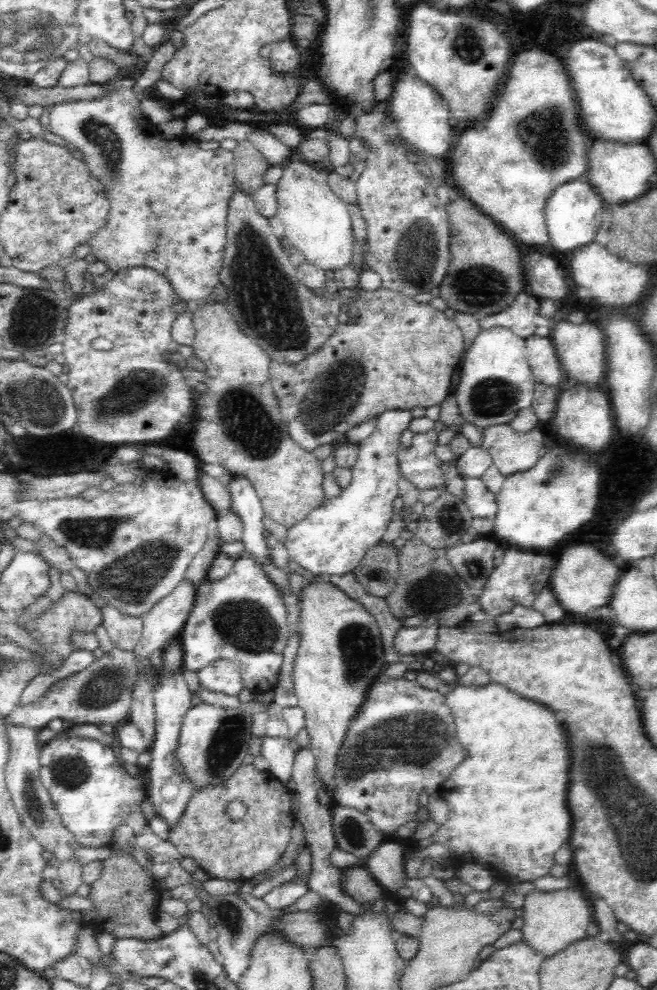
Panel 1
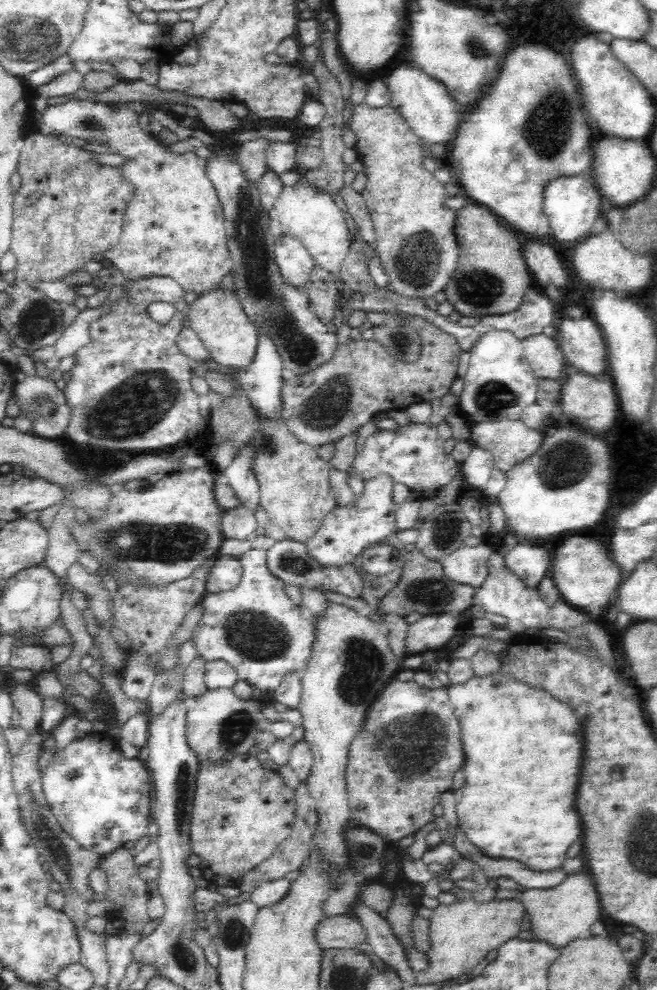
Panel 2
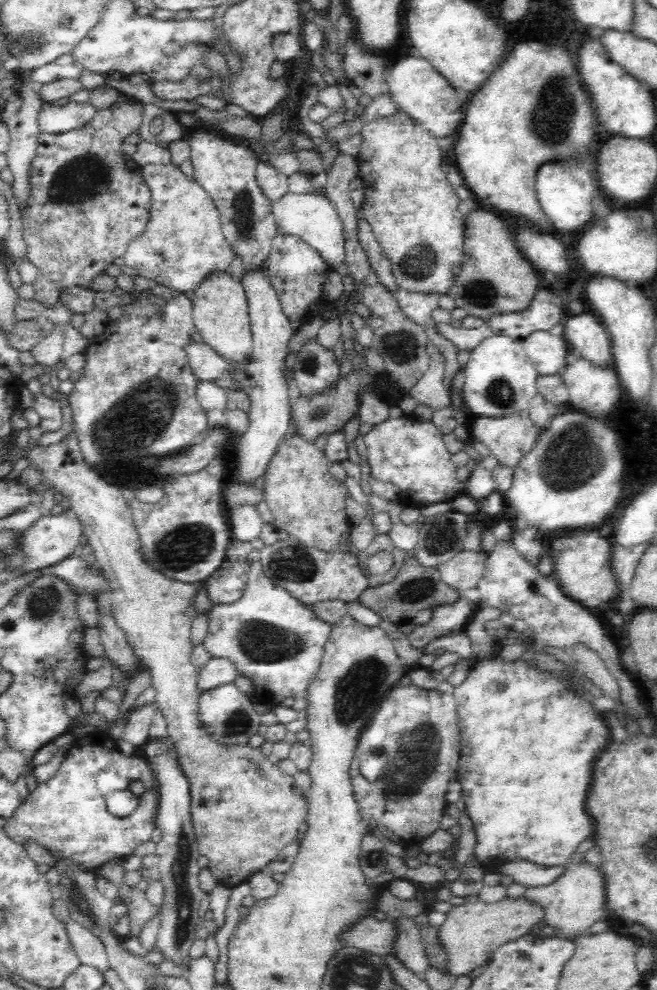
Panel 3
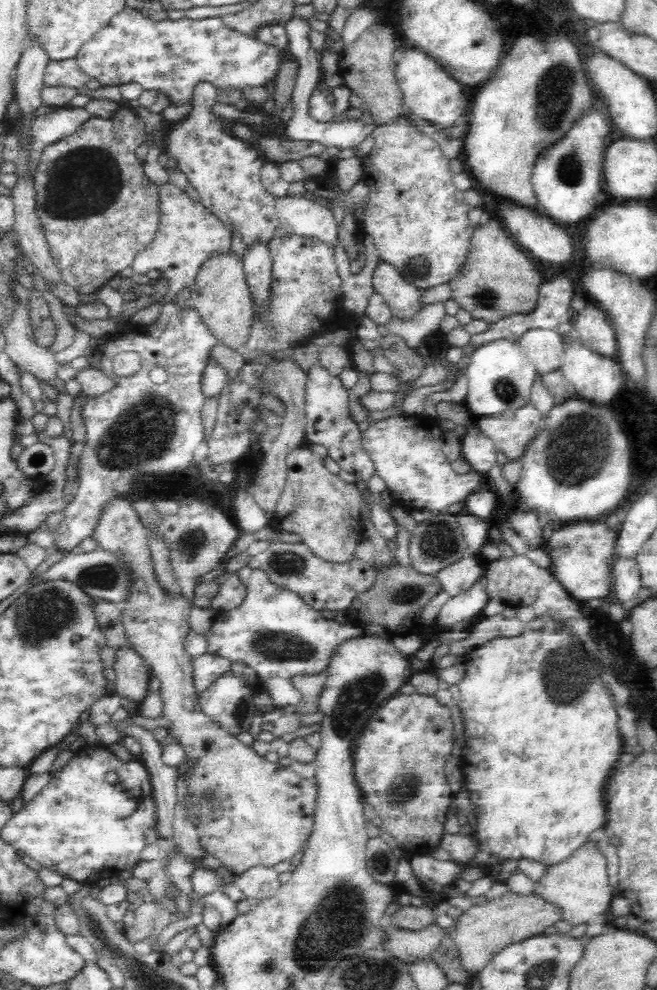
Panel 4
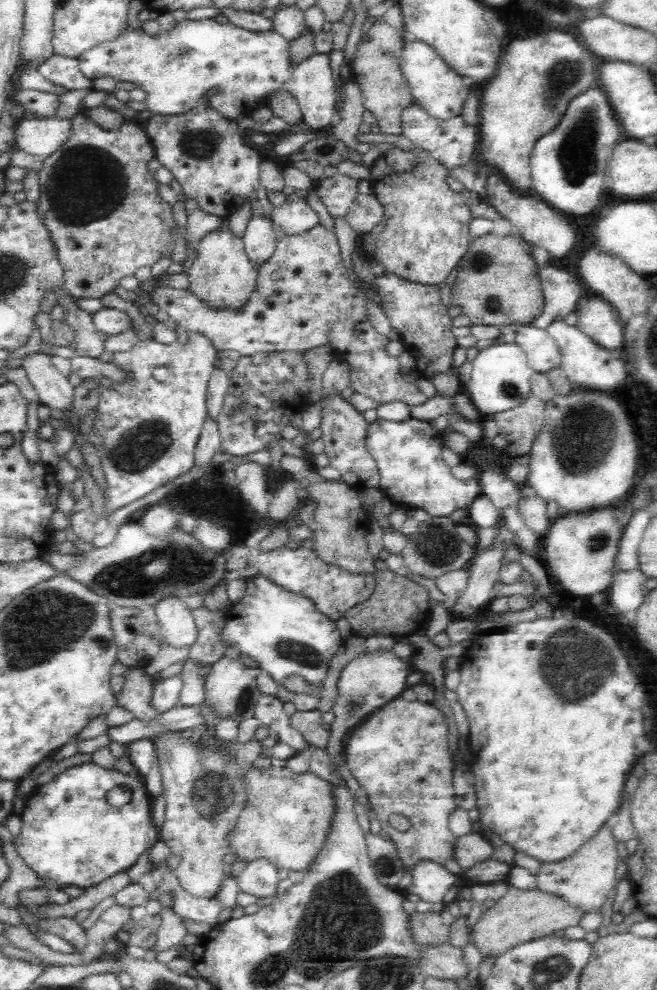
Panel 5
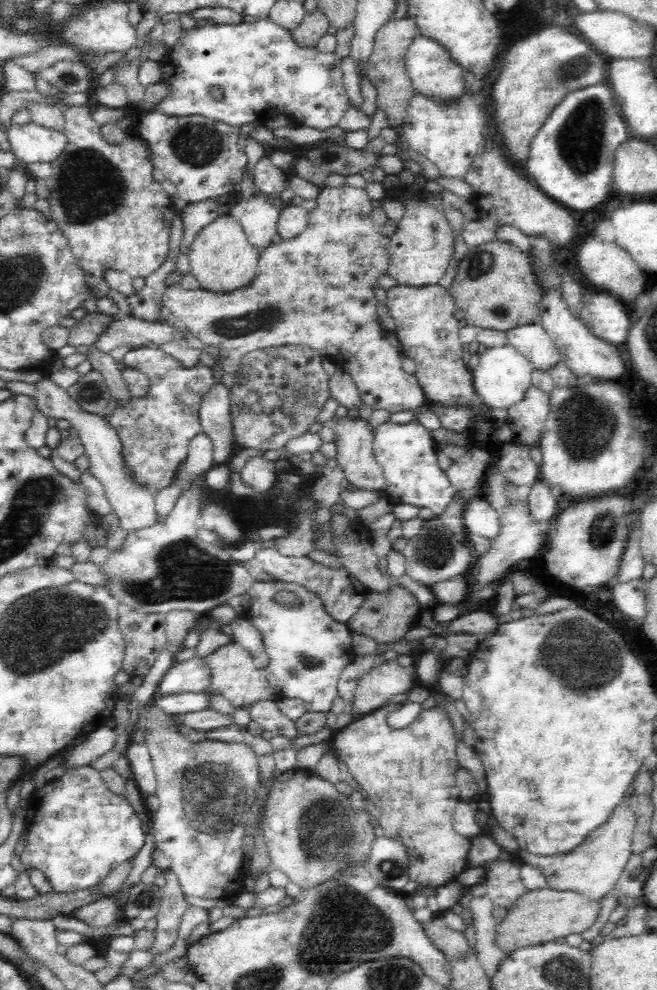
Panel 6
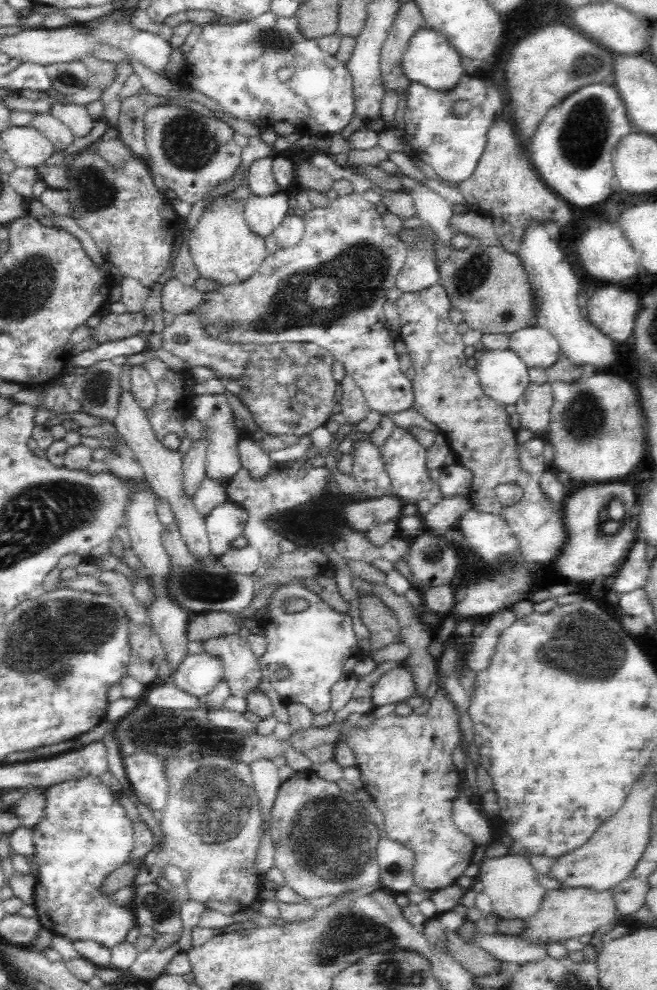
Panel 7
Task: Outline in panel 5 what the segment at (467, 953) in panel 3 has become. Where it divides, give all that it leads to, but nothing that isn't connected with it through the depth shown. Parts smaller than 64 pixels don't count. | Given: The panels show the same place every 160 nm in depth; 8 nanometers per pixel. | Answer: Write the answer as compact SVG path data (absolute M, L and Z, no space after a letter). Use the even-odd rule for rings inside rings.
M509 887L494 906L484 907L480 918L467 932L467 942L480 950L481 958L496 958L499 954L510 950L518 943L530 939L552 935L557 930L578 925L584 912L568 906L555 894L546 894L537 888L534 890L520 890Z

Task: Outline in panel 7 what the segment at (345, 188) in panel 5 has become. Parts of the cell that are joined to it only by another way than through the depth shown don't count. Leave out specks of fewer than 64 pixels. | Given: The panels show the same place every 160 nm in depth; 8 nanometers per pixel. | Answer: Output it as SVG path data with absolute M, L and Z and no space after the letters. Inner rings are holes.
M352 192L351 194L344 194L344 196L336 196L336 198L329 198L329 203L324 206L312 207L304 214L305 231L302 235L302 240L296 243L292 248L278 248L272 254L267 254L260 268L254 272L244 283L238 285L219 286L212 292L199 292L192 286L182 285L178 280L172 278L166 282L162 294L163 310L173 314L175 317L179 315L188 315L191 313L198 313L198 321L204 325L204 334L208 338L219 340L220 342L227 342L228 344L255 344L270 345L280 342L308 342L321 346L328 350L333 356L333 360L338 360L345 365L346 374L350 374L352 379L360 386L363 396L370 407L370 410L377 410L383 414L396 414L403 410L408 410L414 407L414 390L413 382L402 372L402 367L398 363L398 354L394 349L394 339L391 337L388 322L384 314L383 305L387 300L387 292L390 288L396 287L396 276L406 260L406 246L402 243L399 235L390 234L386 230L385 224L382 222L381 214L376 211L374 203L368 202L362 193Z

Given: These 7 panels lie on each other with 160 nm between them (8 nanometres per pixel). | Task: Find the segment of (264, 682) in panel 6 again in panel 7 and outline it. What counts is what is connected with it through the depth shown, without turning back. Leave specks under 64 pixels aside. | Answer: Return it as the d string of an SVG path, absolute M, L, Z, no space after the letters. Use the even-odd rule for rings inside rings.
M238 633L205 640L203 646L206 653L221 661L223 681L232 695L246 699L254 690L261 691L263 672L259 659Z

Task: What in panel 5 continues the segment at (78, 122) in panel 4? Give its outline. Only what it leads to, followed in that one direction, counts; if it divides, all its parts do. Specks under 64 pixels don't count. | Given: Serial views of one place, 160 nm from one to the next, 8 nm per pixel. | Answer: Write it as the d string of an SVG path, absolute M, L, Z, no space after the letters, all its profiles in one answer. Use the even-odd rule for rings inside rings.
M22 118L16 126L16 145L31 155L45 158L70 136L72 118Z

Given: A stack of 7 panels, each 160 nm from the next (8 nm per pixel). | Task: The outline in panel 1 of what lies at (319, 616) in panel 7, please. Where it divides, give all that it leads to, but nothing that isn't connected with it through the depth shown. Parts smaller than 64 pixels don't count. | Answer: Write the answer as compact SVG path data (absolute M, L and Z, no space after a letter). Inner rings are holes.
M244 552L242 558L234 561L230 572L224 578L204 580L197 589L193 609L180 630L185 670L197 672L215 660L231 660L240 667L244 687L252 690L256 695L273 690L279 680L283 650L290 636L286 622L286 607L274 583L266 576L261 566Z

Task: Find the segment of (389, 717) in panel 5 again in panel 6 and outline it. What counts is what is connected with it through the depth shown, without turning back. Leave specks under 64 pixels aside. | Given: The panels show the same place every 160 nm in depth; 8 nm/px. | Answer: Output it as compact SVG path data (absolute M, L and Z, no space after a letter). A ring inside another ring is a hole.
M388 701L335 732L331 740L338 760L346 764L368 793L369 802L378 808L378 830L388 838L398 839L406 849L409 879L440 886L464 872L470 846L470 839L460 836L451 823L459 802L446 802L448 798L458 798L455 772L460 766L454 728L446 711L436 705L422 710L410 726L394 730L387 723L392 709Z

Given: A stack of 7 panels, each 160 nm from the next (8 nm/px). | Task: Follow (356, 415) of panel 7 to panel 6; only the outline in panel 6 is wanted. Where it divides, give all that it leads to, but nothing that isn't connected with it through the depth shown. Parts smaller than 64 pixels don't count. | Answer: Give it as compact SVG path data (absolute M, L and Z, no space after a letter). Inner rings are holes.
M335 369L330 372L332 376L328 378L328 389L332 399L336 399L340 405L350 408L356 405L360 409L362 418L370 418L373 408L361 402L360 395L352 376L344 370Z

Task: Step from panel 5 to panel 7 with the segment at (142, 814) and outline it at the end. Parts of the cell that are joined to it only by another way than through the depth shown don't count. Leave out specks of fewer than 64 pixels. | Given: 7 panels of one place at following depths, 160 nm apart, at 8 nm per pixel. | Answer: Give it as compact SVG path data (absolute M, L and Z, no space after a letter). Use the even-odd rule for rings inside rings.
M88 774L82 778L66 779L44 789L44 812L33 826L33 843L37 859L38 874L34 907L42 926L52 932L72 941L94 940L107 948L124 941L126 934L135 924L133 912L130 909L115 909L108 896L99 894L98 887L114 870L125 865L133 849L133 822L117 800L110 788L106 787L99 776Z

